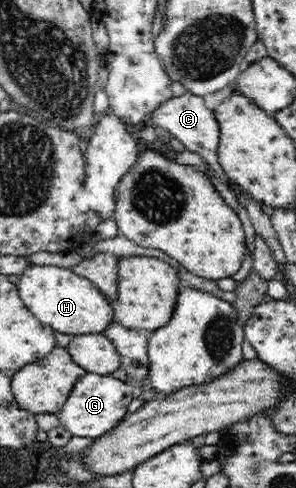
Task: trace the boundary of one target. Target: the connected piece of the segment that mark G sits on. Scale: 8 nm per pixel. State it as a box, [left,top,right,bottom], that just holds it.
[56,373,136,439]

